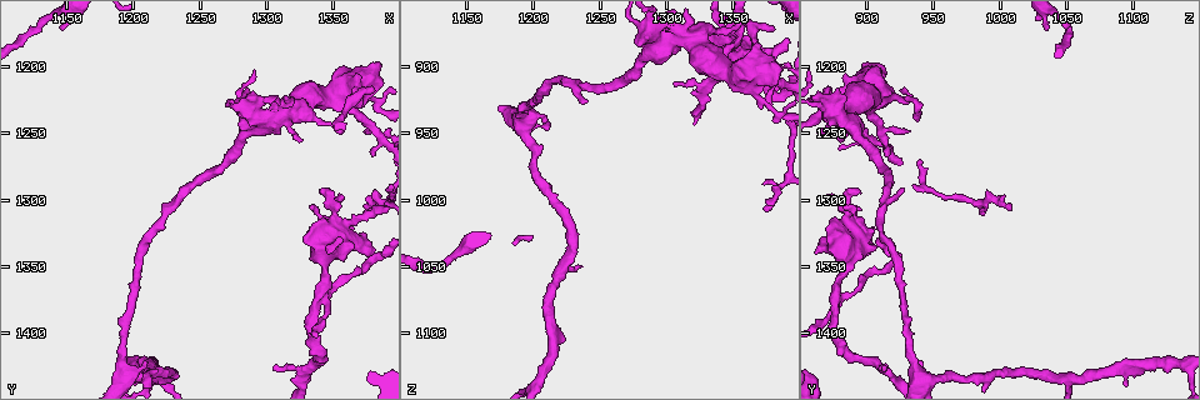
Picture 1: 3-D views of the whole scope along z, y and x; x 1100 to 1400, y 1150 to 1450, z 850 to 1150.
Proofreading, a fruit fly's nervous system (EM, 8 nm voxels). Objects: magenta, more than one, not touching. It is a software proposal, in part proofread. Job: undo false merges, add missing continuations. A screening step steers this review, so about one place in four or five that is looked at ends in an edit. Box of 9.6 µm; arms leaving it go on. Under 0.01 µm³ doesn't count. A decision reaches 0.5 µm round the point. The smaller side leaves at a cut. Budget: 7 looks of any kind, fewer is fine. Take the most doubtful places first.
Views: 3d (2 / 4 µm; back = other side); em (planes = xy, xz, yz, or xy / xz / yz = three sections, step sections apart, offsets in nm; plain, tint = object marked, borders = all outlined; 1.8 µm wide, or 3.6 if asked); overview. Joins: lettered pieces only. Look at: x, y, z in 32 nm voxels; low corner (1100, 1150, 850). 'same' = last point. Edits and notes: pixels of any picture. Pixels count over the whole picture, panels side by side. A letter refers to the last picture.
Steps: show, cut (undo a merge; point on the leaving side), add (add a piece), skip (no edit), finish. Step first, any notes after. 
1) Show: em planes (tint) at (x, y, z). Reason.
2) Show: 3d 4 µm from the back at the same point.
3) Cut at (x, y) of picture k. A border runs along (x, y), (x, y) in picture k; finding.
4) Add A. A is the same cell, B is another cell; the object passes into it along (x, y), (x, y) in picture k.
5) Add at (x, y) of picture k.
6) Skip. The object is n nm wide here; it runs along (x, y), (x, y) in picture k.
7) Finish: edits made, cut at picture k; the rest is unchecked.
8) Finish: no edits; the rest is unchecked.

Show: 3d 4 µm at (1316, 1236, 878). Sudden change in width.

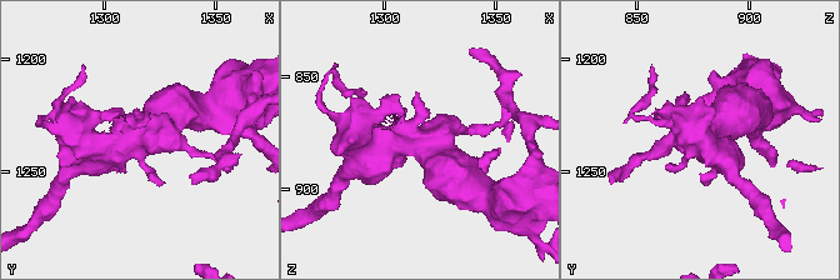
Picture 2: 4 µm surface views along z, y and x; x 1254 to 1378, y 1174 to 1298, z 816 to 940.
Show: em xz step 8 (tint) at (1314, 1234, 880). Need the tissue.

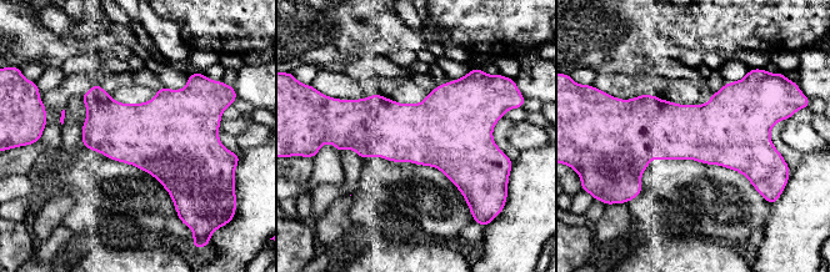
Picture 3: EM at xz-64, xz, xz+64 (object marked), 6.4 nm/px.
Show: em planes (borders) at the same point. Another direction.

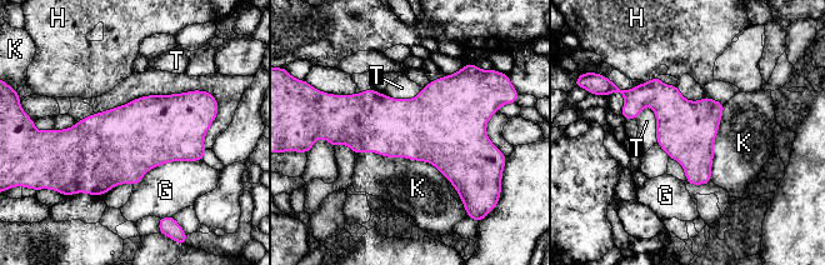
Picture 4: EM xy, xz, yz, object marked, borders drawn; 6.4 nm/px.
Skip. G, H, K and T are other cells; a border runs along (359, 154), (428, 161), (463, 201) in picture 4; one neuron here.

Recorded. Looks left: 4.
Show: em planes (tint) at (1376, 1308, 1010). An open end.

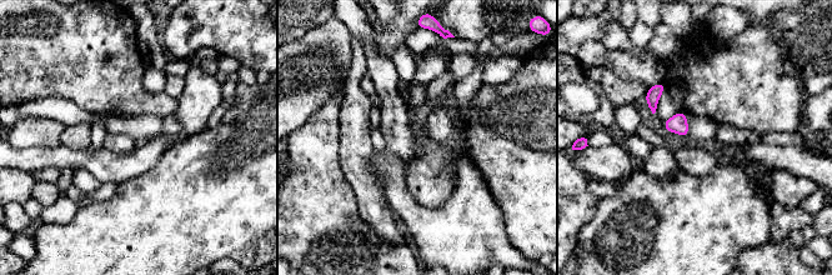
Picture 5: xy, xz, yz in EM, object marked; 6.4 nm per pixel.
Show: em planes (borders) at the same point.

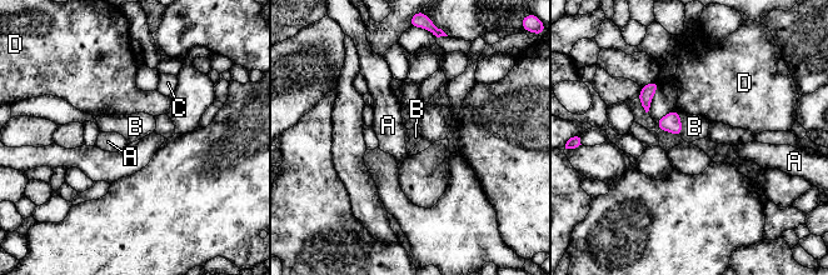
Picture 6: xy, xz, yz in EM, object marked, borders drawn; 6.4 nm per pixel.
Skip. The object is 120 nm wide here; A, B, C and D are other cells; a border runs along (679, 113), (682, 135) in picture 6; no lettered piece goes on from it.

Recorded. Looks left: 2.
Finish: no edits; the rest is unchecked.

